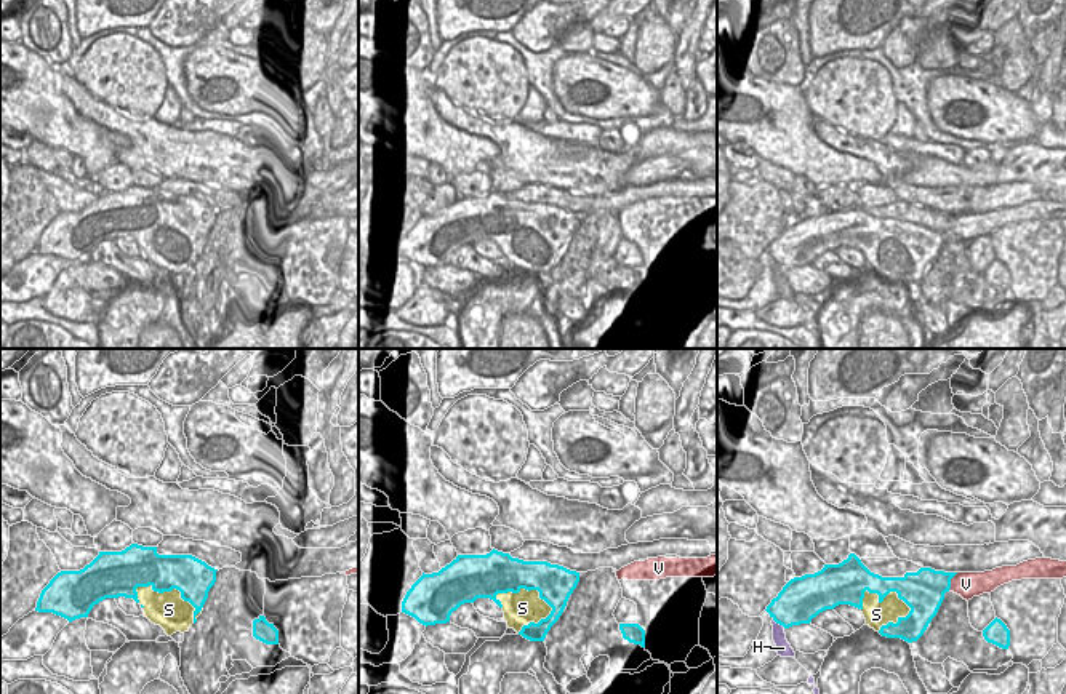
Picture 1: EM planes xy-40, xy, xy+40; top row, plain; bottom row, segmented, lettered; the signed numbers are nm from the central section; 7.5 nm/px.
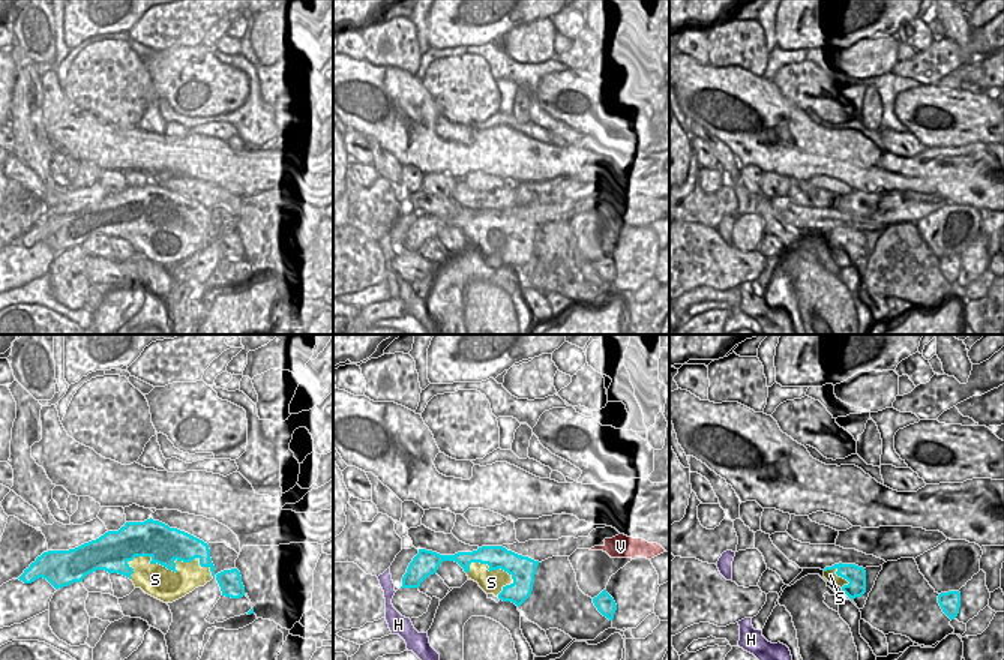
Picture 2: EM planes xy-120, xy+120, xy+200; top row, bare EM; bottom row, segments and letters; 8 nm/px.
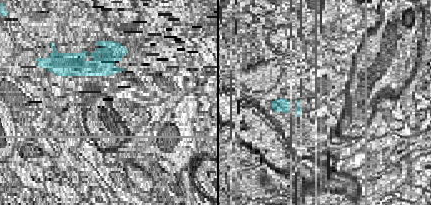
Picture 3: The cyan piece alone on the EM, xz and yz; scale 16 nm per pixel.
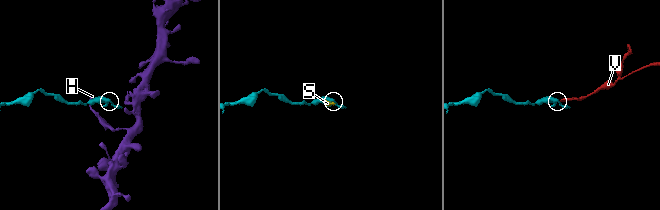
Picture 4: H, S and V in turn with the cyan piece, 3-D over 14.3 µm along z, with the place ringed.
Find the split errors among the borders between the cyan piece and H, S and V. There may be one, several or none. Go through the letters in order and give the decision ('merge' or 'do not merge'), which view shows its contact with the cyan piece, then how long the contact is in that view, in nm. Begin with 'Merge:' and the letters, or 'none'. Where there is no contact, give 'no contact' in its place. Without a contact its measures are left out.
Merge: none
H: do not merge; contact in xy+40; length 120 nm
S: do not merge; contact in xy+40; length 400 nm
V: do not merge; contact in xy+40; length 160 nm

